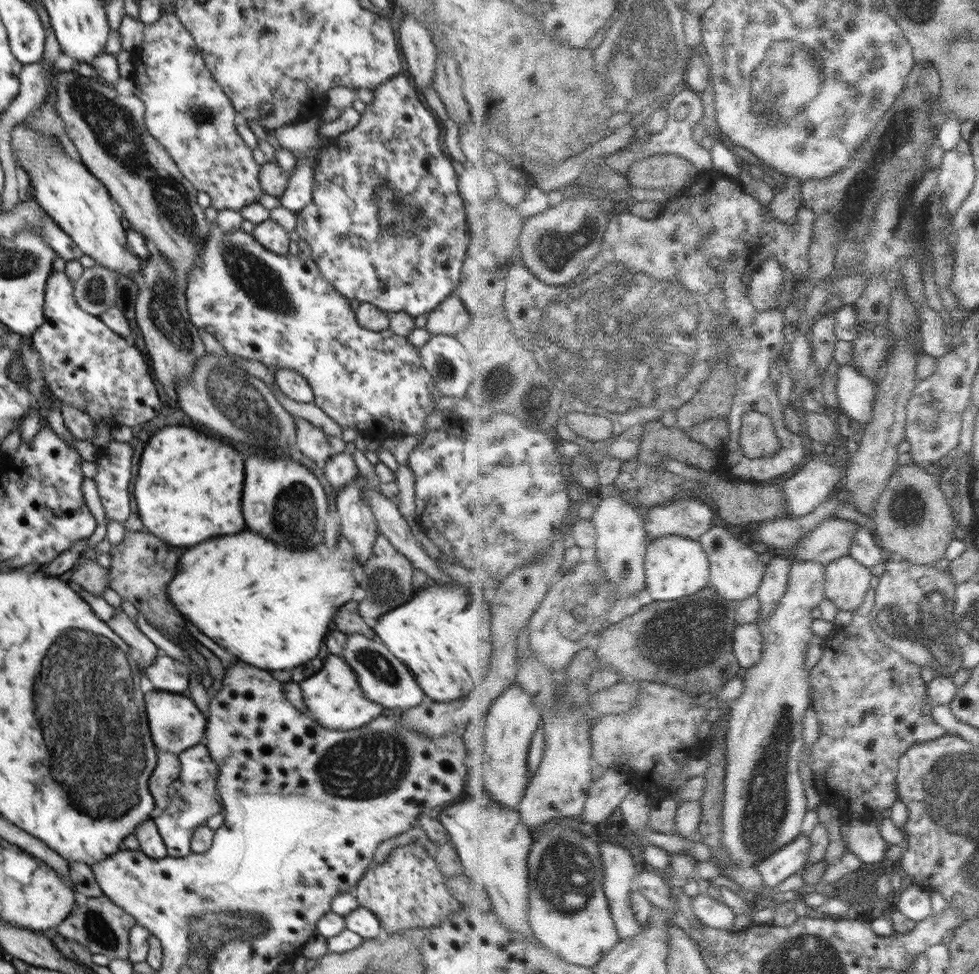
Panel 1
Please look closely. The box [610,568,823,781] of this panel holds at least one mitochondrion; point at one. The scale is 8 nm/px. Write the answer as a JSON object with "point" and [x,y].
{"point":[689,638]}

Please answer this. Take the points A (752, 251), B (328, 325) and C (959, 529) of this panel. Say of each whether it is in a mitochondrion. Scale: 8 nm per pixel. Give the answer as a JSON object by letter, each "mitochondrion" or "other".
{"A":"other","B":"other","C":"other"}

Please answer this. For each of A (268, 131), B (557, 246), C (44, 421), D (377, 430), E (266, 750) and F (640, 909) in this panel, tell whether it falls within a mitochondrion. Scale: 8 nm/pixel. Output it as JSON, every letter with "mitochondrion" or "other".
{"A":"other","B":"mitochondrion","C":"other","D":"other","E":"other","F":"other"}

